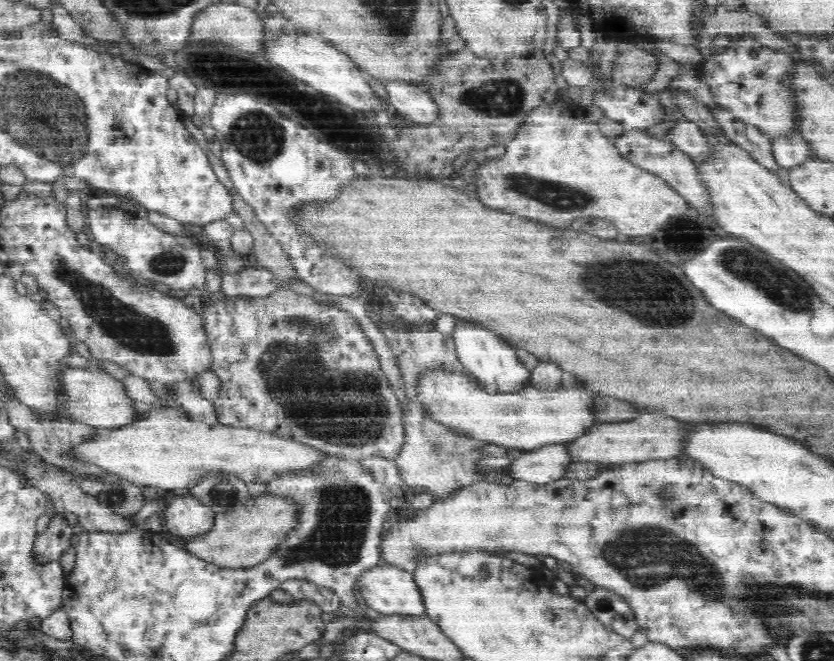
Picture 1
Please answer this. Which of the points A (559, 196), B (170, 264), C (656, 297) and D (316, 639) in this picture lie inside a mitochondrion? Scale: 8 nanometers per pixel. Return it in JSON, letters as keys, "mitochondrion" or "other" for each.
{"A":"mitochondrion","B":"mitochondrion","C":"mitochondrion","D":"other"}

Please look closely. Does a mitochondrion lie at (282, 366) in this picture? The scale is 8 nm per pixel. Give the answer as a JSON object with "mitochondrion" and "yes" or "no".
{"mitochondrion":"yes"}

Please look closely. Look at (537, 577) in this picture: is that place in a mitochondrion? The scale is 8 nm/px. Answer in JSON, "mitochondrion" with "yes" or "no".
{"mitochondrion":"no"}

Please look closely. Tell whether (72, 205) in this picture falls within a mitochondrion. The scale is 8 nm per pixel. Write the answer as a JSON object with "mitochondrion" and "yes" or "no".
{"mitochondrion":"no"}

